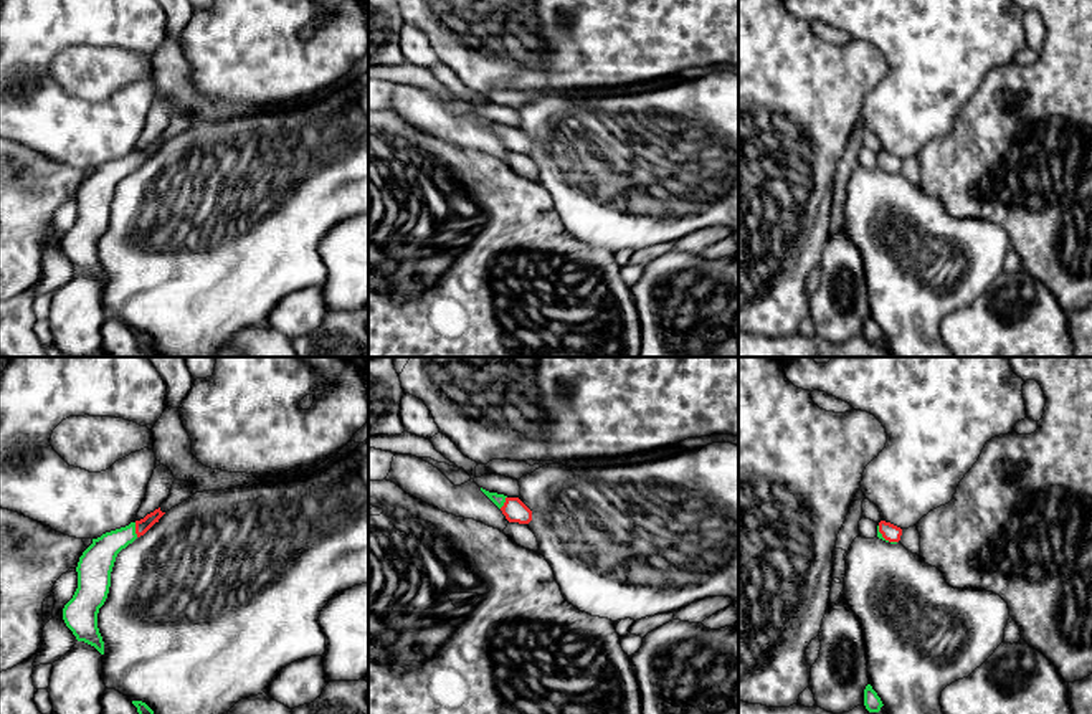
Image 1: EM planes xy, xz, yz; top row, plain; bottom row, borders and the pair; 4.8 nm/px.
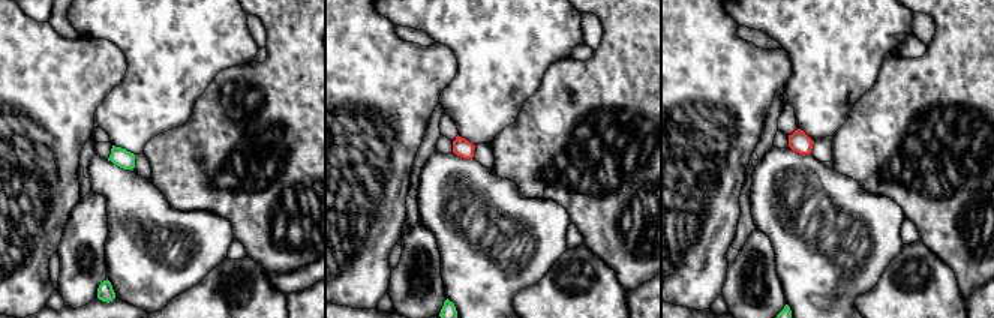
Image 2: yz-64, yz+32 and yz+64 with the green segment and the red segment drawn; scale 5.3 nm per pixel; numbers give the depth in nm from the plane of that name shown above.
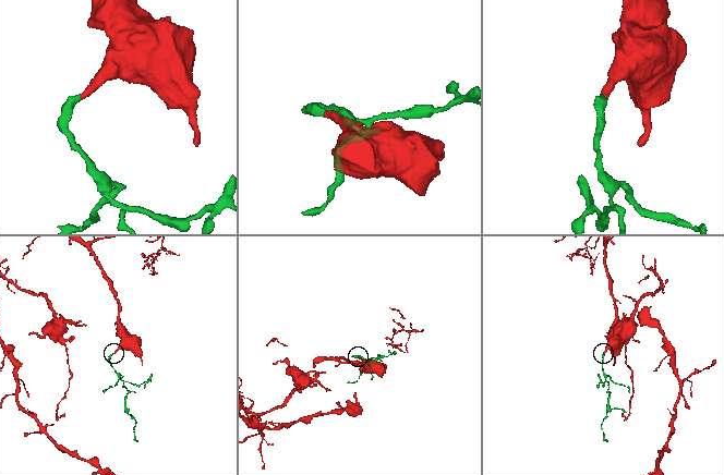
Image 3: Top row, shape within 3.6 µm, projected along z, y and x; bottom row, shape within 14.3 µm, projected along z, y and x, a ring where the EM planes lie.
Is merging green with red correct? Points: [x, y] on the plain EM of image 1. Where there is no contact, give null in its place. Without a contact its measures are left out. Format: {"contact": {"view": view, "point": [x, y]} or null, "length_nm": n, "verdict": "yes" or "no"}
{"contact": {"view": "xy", "point": [134, 159]}, "length_nm": 70, "verdict": "yes"}

